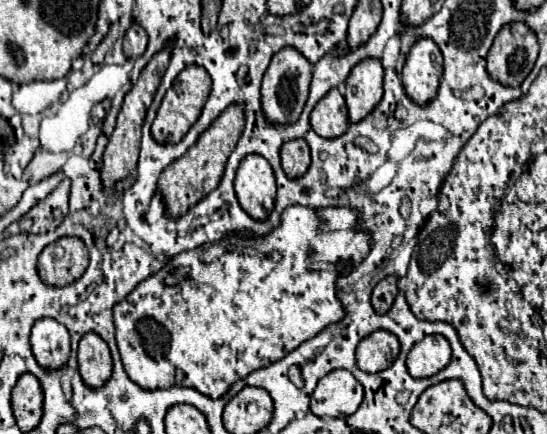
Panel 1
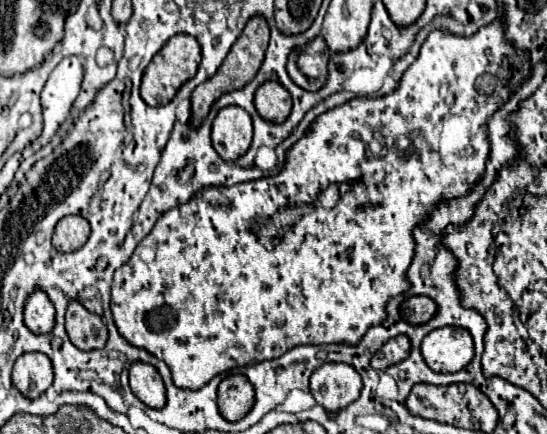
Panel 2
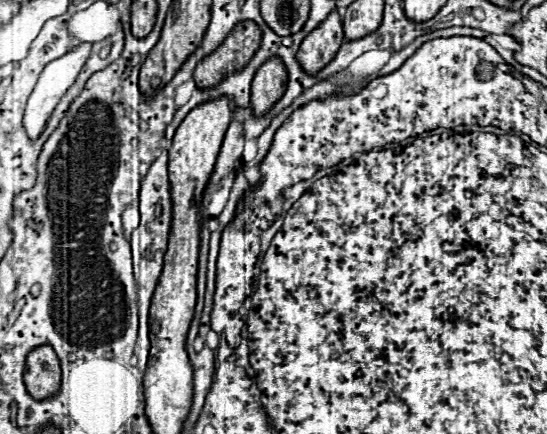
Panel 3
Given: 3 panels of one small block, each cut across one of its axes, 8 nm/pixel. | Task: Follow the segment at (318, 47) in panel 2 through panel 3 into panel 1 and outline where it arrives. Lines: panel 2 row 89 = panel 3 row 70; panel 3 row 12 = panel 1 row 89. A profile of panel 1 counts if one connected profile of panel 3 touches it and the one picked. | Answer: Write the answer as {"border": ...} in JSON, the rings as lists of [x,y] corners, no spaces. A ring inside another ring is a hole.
{"border":[[[332,88],[312,110],[310,126],[320,136],[340,136],[348,128],[348,110],[344,96],[338,88]]]}

